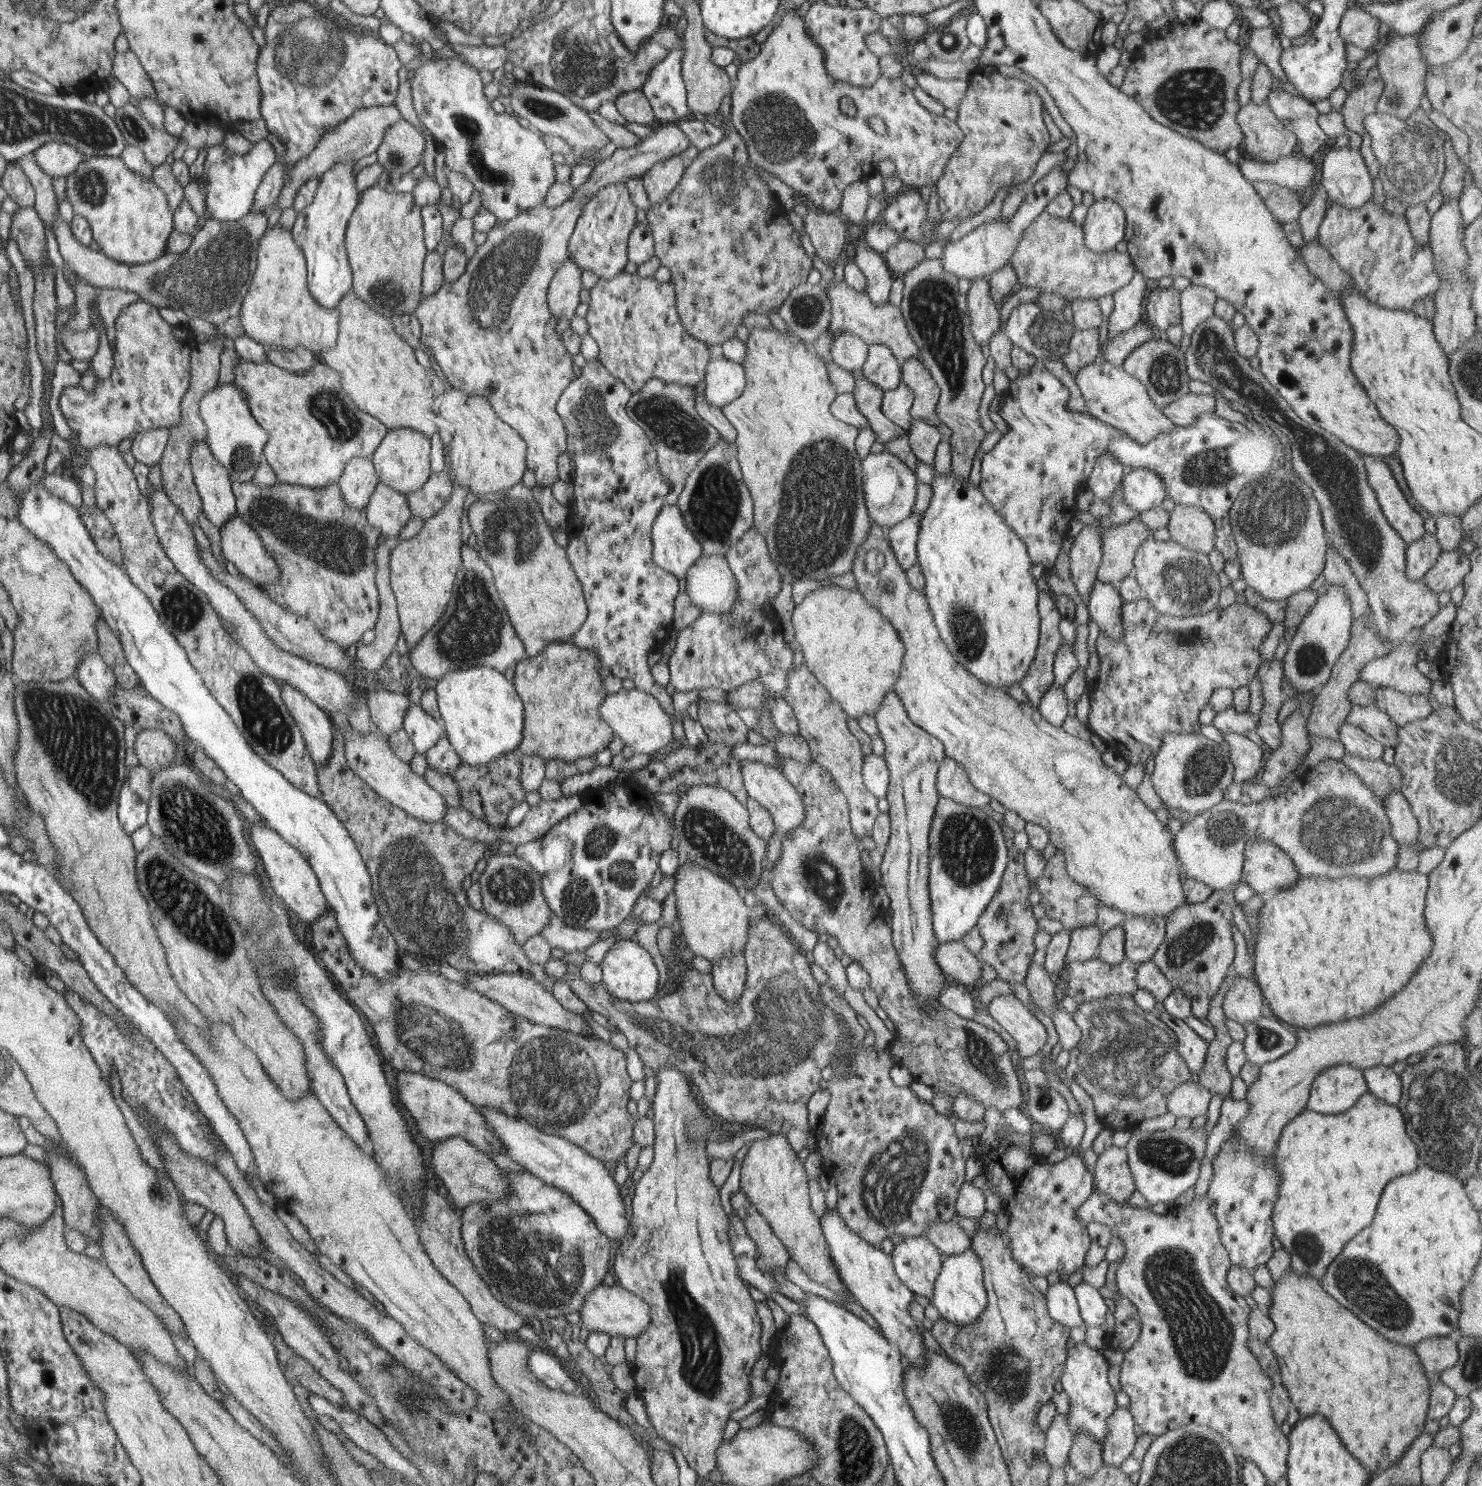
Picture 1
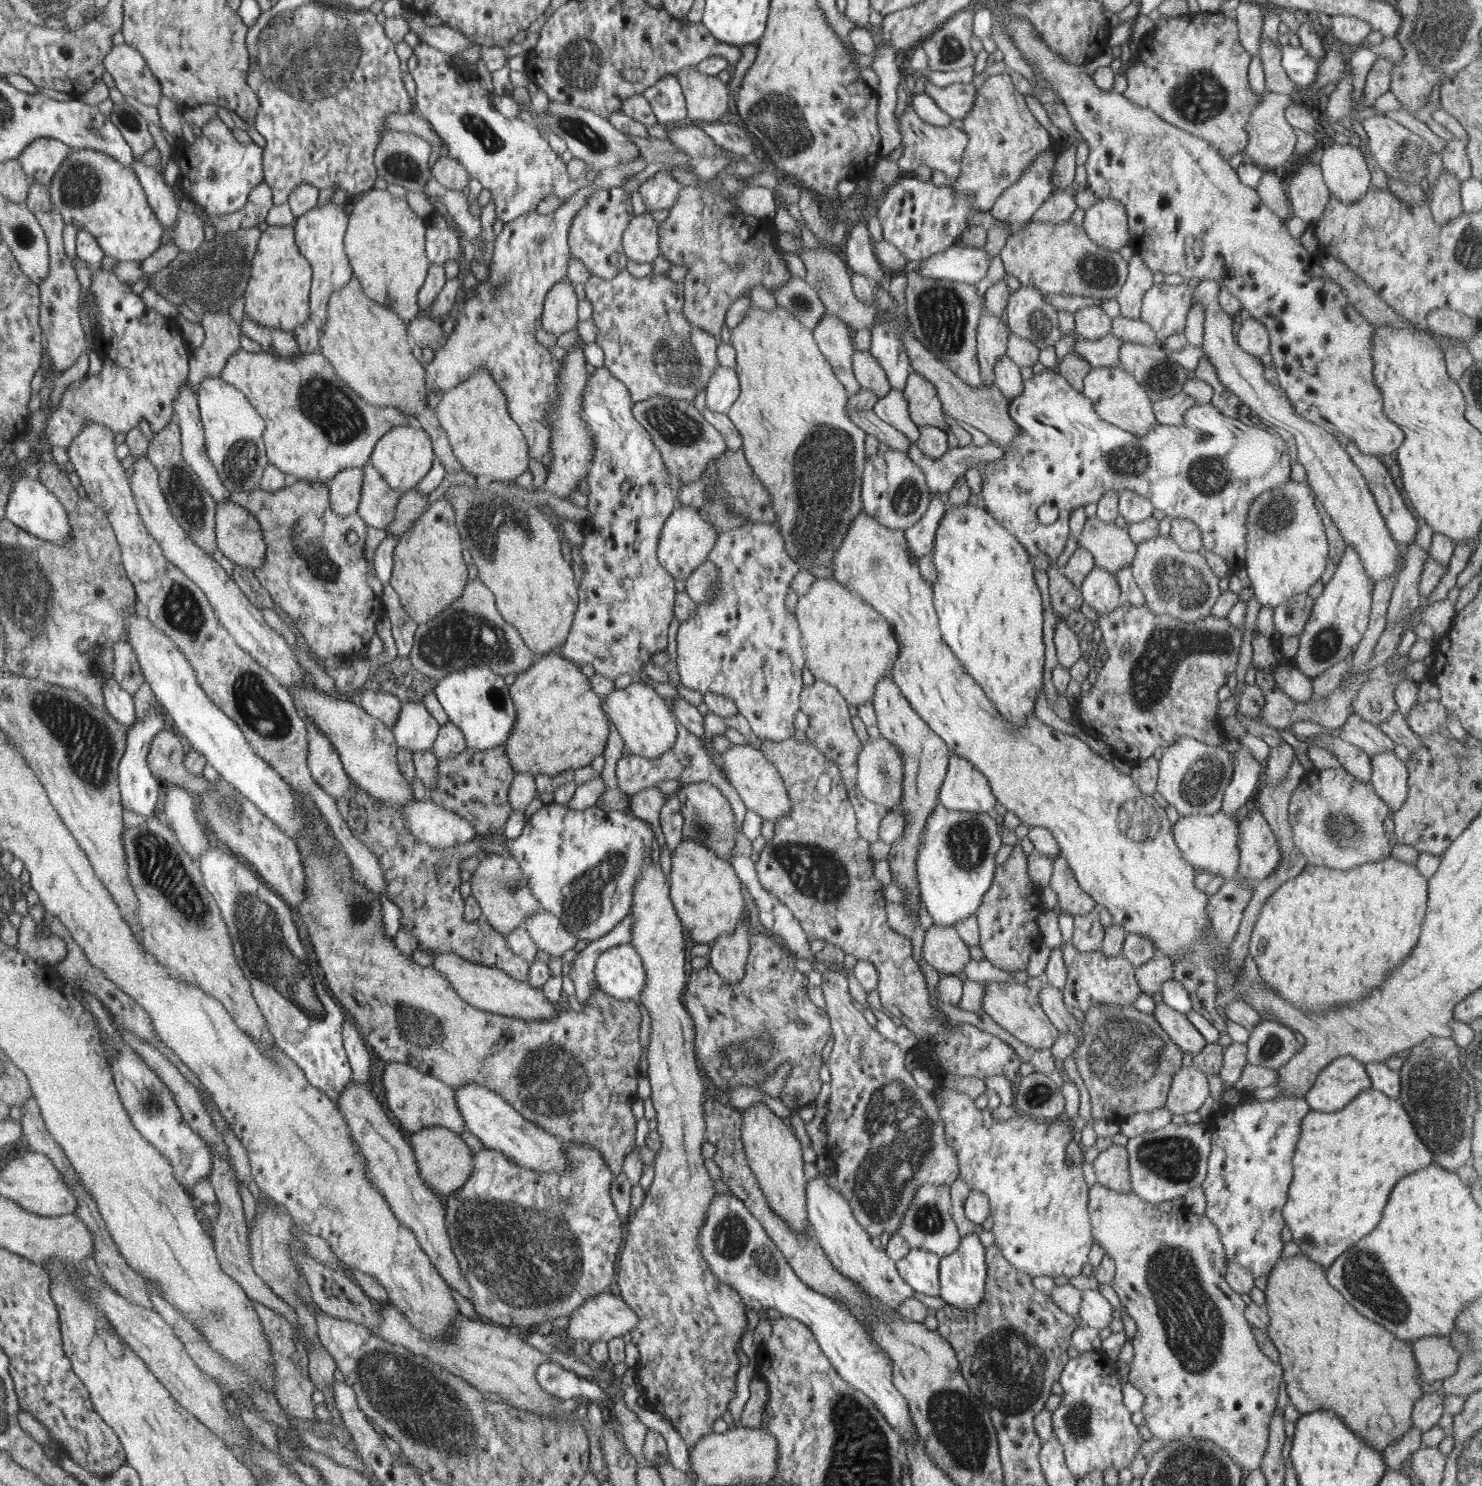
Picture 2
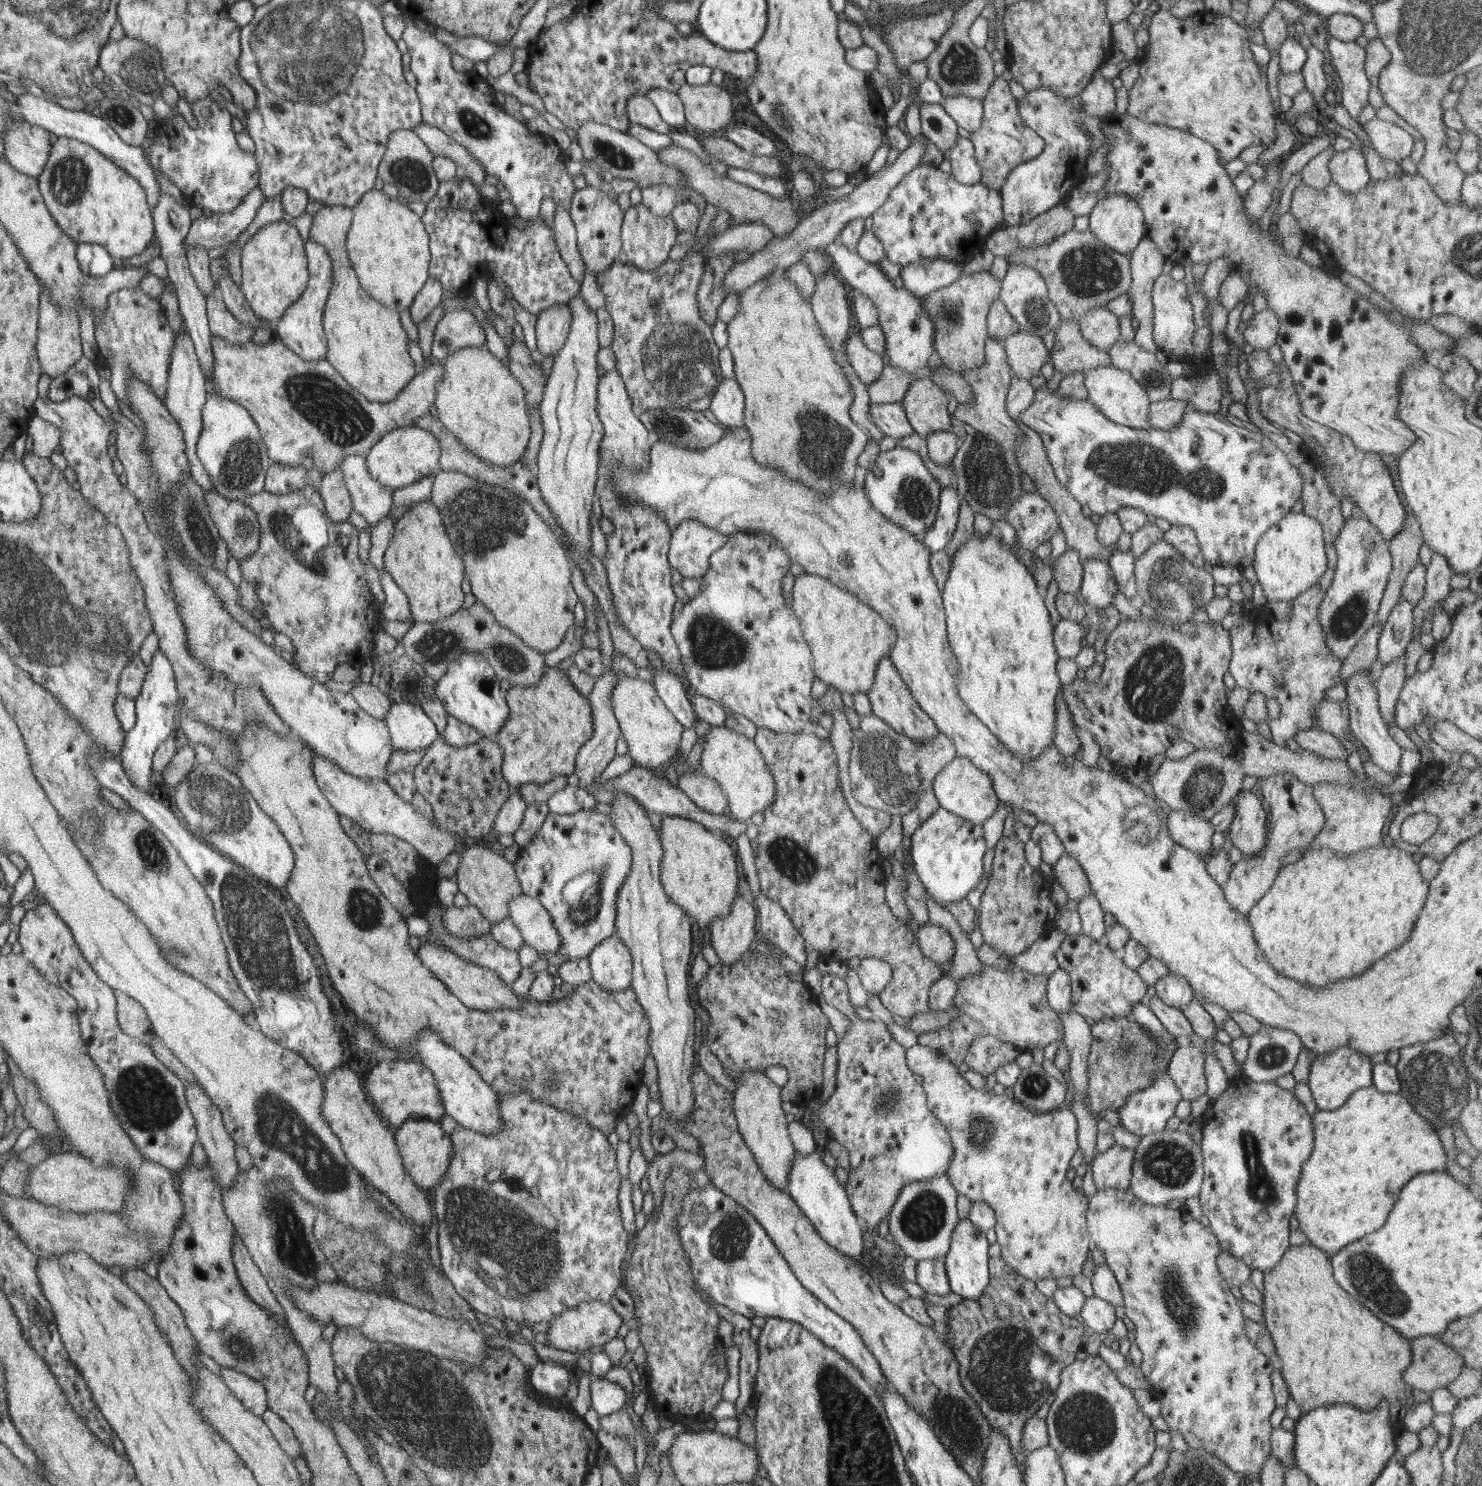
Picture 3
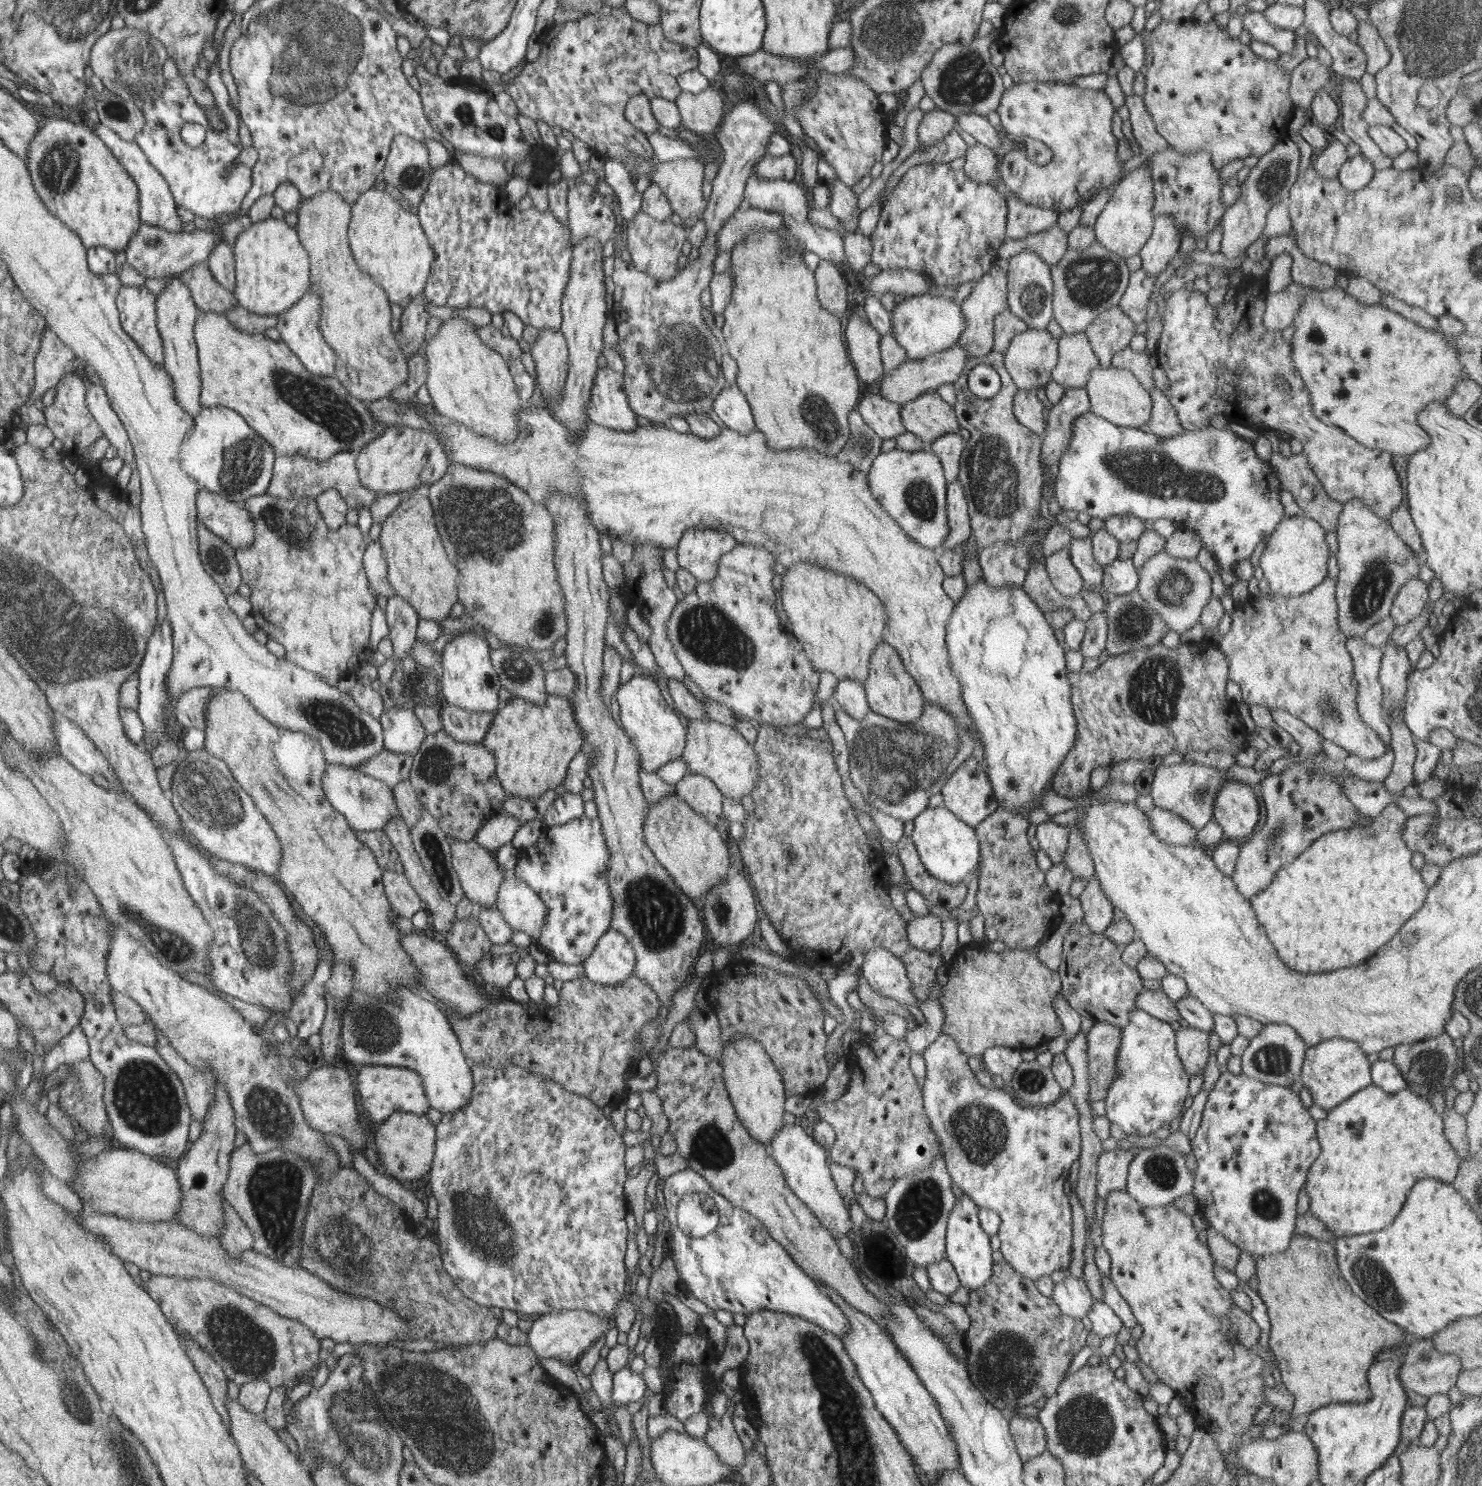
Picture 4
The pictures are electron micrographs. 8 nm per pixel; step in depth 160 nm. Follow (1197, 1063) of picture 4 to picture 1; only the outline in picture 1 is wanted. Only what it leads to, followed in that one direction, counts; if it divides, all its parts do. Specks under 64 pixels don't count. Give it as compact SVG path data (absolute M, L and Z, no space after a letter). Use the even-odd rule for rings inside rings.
M1189 1080L1172 1088L1166 1098L1166 1112L1192 1119L1205 1114L1209 1098L1210 1092L1204 1086Z

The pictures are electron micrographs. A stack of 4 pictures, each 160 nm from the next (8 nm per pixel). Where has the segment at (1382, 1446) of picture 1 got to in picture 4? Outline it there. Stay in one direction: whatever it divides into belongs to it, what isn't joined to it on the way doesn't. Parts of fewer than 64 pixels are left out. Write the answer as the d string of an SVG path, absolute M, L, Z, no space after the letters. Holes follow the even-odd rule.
M1291 1235L1289 1245L1285 1252L1277 1252L1277 1254L1269 1254L1269 1256L1261 1256L1261 1260L1256 1260L1254 1264L1254 1277L1257 1279L1256 1292L1261 1298L1267 1311L1267 1317L1269 1317L1269 1325L1271 1328L1268 1335L1268 1347L1276 1358L1277 1367L1279 1369L1279 1376L1282 1378L1282 1383L1288 1390L1291 1396L1294 1396L1292 1411L1289 1416L1280 1423L1290 1425L1291 1420L1298 1414L1303 1412L1313 1412L1315 1409L1331 1403L1364 1403L1370 1397L1369 1387L1367 1384L1366 1374L1370 1367L1371 1360L1375 1356L1375 1352L1382 1351L1383 1349L1394 1347L1398 1345L1405 1332L1395 1324L1383 1320L1377 1312L1373 1314L1373 1308L1369 1308L1363 1300L1359 1300L1348 1284L1345 1284L1345 1280L1339 1276L1339 1270L1337 1270L1337 1260L1335 1260L1335 1250L1333 1242L1319 1241L1309 1235Z

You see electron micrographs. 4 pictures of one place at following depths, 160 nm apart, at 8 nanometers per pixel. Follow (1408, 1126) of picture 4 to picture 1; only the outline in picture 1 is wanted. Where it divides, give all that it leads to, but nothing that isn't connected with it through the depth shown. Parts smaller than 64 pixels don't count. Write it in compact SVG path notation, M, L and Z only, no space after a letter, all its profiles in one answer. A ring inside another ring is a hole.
M1366 1090L1356 1101L1351 1108L1340 1113L1330 1115L1319 1114L1313 1111L1303 1110L1295 1118L1291 1119L1280 1132L1280 1137L1274 1153L1272 1154L1272 1163L1276 1166L1280 1174L1279 1185L1277 1185L1277 1201L1271 1209L1271 1224L1273 1224L1273 1233L1278 1238L1281 1248L1289 1254L1290 1268L1293 1272L1305 1273L1314 1279L1319 1279L1323 1276L1329 1264L1341 1253L1341 1249L1345 1246L1347 1240L1351 1240L1359 1230L1363 1230L1365 1226L1371 1224L1379 1194L1383 1190L1383 1186L1401 1174L1409 1174L1419 1166L1418 1154L1415 1144L1407 1136L1405 1132L1405 1121L1403 1115L1396 1105L1387 1104L1384 1100L1377 1098Z

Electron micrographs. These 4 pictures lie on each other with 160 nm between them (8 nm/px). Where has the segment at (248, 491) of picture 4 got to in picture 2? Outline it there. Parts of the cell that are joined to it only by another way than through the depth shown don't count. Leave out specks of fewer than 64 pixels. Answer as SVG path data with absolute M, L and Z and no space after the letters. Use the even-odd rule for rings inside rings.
M140 156L134 157L131 166L144 192L147 194L148 204L151 205L163 230L171 229L178 213L178 204L172 197L172 190L163 182L162 175L153 166L146 166L140 161ZM206 376L199 383L196 400L204 427L204 449L208 455L208 459L212 461L212 465L219 472L224 487L230 493L251 491L252 489L258 488L260 476L267 465L266 452L264 451L263 444L265 425L259 412L252 407L252 404L240 390L222 381L220 377Z

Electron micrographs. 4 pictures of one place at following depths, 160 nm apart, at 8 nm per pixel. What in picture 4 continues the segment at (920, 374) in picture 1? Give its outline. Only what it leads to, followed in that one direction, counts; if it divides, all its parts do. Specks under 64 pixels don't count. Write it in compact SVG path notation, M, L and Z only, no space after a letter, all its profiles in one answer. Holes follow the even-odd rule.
M936 391L924 392L900 405L900 421L906 431L920 439L925 450L936 438L955 433L958 428L954 409Z

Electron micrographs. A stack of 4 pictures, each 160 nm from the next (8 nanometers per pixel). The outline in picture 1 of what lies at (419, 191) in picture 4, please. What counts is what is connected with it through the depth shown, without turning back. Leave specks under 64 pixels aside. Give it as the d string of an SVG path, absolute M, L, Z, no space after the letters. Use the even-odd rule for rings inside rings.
M402 118L385 129L376 148L376 162L394 182L401 174L411 172L423 152L421 133Z

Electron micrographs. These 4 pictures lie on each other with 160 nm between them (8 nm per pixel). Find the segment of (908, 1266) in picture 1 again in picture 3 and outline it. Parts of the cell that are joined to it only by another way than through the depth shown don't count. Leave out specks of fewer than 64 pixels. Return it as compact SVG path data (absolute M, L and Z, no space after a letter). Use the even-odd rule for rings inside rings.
M926 1259L915 1262L916 1283L925 1293L946 1296L950 1292L942 1259Z

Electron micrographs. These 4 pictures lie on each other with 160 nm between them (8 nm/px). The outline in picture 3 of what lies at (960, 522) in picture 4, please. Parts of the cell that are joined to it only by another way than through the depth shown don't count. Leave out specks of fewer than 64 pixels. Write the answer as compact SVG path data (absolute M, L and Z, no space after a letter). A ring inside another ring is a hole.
M951 486L940 489L935 520L930 528L918 537L931 553L943 550L950 541L956 527L958 509L959 496L956 488Z

